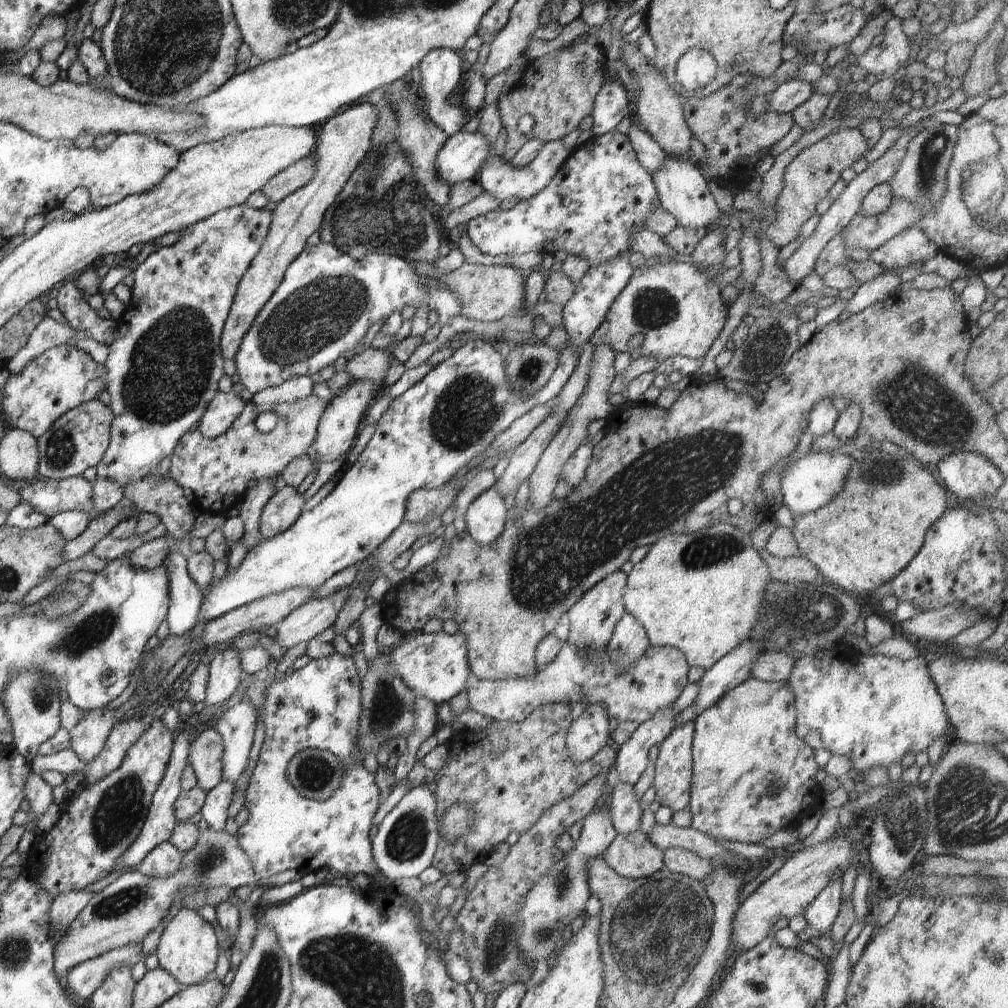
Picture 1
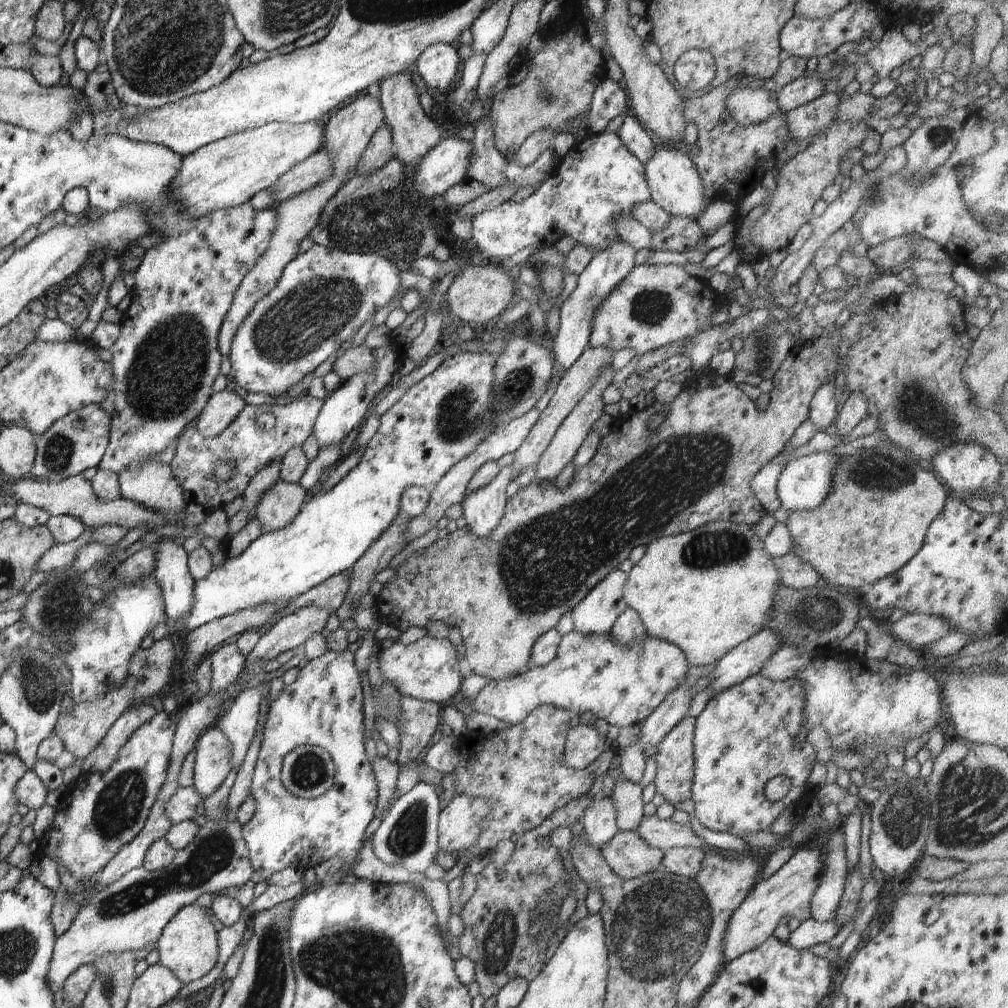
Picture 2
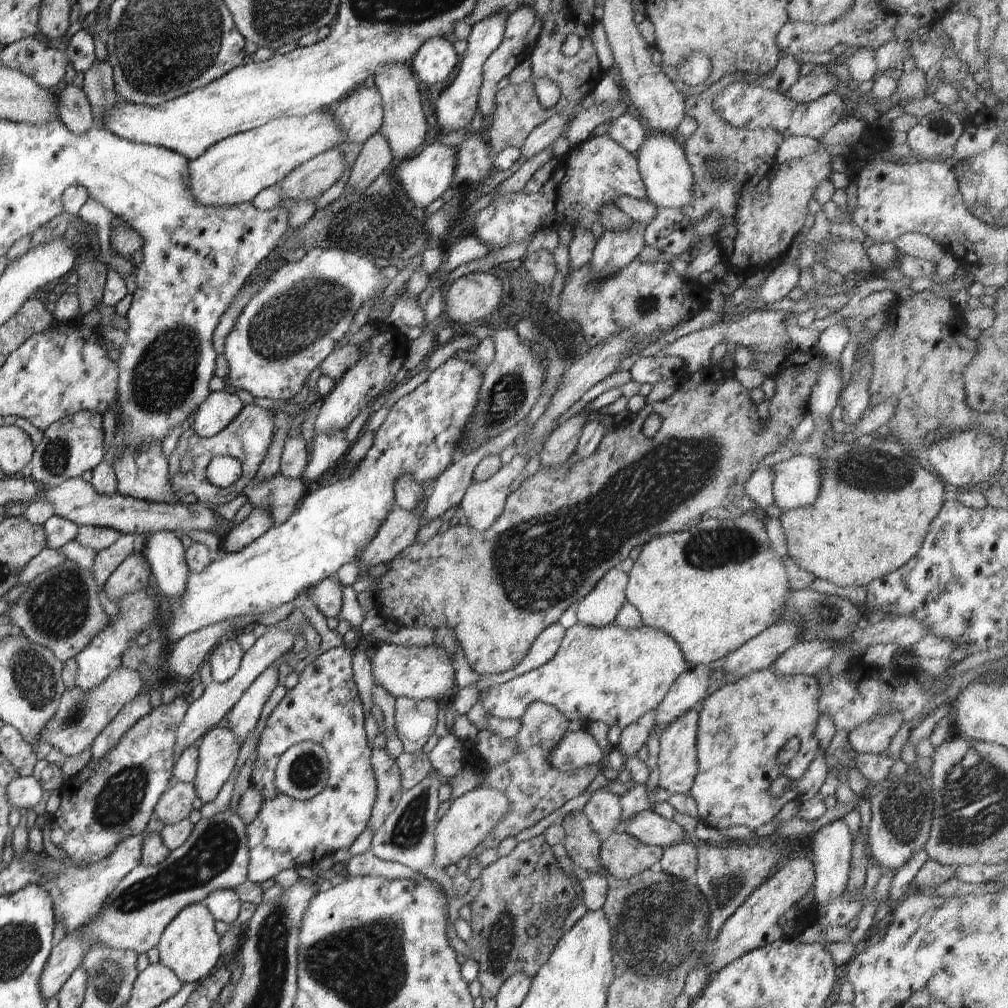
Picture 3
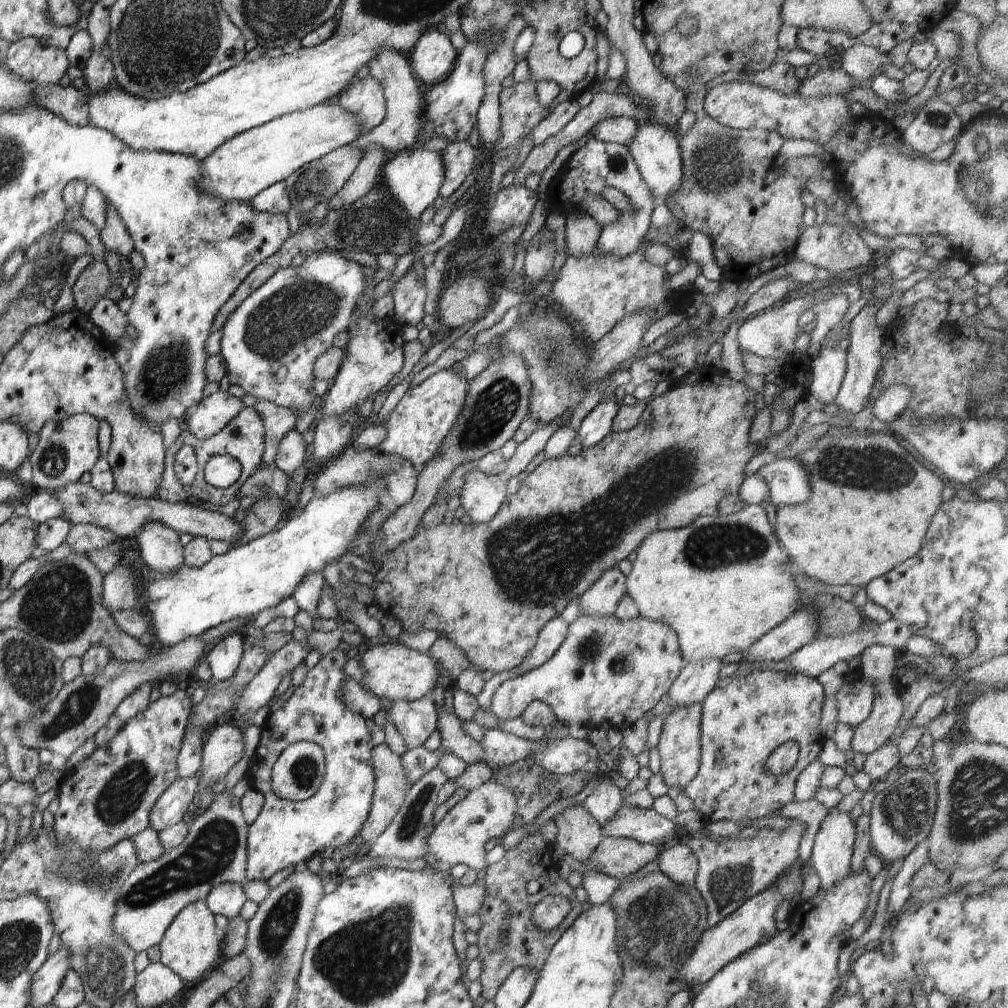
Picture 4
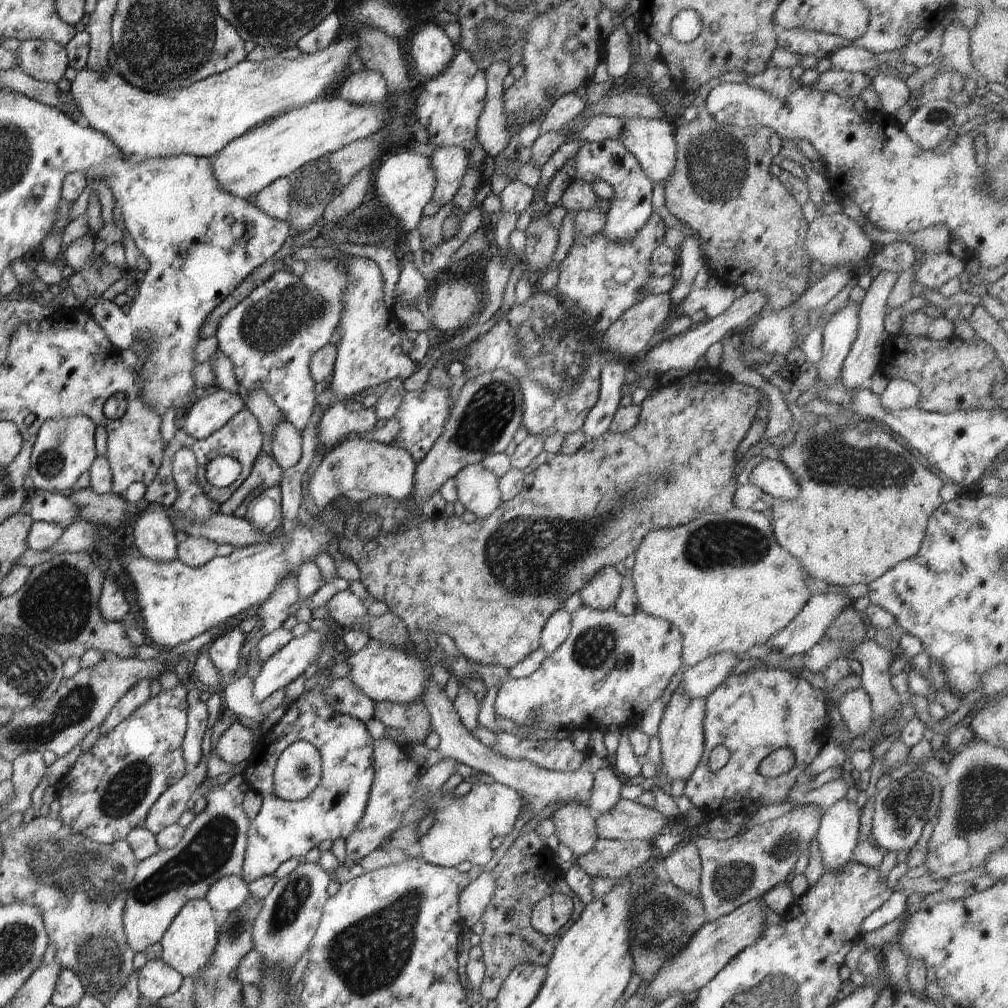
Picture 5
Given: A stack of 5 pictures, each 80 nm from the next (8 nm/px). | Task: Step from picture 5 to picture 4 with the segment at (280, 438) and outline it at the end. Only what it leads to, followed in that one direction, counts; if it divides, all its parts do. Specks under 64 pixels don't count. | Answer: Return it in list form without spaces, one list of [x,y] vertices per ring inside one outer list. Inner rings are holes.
[[[296,429],[284,434],[280,440],[276,467],[286,475],[292,476],[300,466],[304,466],[304,458],[308,455],[309,437],[301,435]]]

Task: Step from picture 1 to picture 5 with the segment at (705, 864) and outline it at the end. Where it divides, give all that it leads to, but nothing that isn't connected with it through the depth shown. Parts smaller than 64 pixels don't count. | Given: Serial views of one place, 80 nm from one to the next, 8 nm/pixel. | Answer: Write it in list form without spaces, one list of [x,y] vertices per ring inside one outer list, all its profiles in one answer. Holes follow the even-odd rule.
[[[694,837],[686,846],[673,850],[664,858],[662,866],[671,882],[680,890],[700,897],[701,860],[694,844]]]

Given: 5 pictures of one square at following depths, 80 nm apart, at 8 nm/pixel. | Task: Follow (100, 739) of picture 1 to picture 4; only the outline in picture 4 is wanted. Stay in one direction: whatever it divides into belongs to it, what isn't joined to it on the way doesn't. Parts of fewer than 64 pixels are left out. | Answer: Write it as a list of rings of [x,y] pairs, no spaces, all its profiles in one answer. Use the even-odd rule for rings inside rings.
[[[200,634],[186,638],[166,652],[151,654],[144,662],[122,662],[112,659],[104,668],[104,672],[98,676],[76,676],[68,684],[63,684],[60,694],[48,703],[40,714],[34,714],[34,718],[28,718],[22,724],[18,724],[18,738],[28,748],[38,752],[47,749],[67,760],[86,740],[95,737],[98,730],[103,728],[116,712],[120,702],[128,698],[134,690],[153,681],[159,683],[168,675],[182,678],[194,669],[200,658],[204,657],[204,648],[208,644],[203,636],[204,634]]]

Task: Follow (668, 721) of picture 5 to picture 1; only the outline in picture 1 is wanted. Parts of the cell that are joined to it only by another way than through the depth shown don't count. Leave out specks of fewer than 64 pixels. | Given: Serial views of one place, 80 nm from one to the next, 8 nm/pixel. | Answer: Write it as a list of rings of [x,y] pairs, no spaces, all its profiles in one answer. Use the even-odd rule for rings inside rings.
[[[694,721],[674,728],[660,744],[660,752],[656,758],[656,776],[653,785],[656,790],[655,800],[660,803],[660,806],[670,808],[673,812],[689,807],[694,763],[692,751],[694,734]]]

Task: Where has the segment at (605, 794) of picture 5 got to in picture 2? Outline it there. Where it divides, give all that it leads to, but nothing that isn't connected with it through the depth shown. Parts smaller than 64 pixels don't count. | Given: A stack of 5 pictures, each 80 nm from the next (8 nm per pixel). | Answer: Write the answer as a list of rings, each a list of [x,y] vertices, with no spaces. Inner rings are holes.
[[[595,797],[581,822],[584,826],[584,840],[598,850],[604,848],[620,831],[616,824],[616,808],[611,797]]]

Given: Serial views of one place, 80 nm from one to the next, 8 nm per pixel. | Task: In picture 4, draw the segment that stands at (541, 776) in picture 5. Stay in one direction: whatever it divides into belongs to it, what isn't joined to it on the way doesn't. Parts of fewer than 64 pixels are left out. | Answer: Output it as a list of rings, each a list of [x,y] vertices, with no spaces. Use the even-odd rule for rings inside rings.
[[[444,707],[438,709],[438,726],[442,737],[441,747],[437,749],[437,754],[456,754],[460,760],[464,760],[466,765],[485,763],[484,752],[480,743],[474,742],[464,730],[461,721]]]

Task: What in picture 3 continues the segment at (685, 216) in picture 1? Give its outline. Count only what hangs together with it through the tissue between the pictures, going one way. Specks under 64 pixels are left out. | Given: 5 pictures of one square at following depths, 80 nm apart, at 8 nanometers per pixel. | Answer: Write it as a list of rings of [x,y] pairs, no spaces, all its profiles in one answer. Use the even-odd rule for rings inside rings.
[[[648,131],[644,138],[644,146],[640,146],[640,150],[635,156],[638,160],[638,169],[640,176],[646,186],[647,200],[651,201],[656,207],[674,208],[679,211],[692,204],[694,198],[694,174],[692,168],[688,164],[686,154],[679,144],[678,137],[671,137]]]

